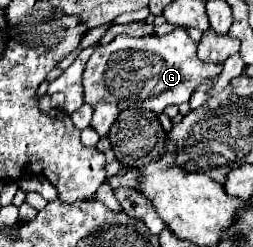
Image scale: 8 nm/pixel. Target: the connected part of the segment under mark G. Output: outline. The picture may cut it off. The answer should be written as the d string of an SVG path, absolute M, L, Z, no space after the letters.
M175 29L167 35L145 35L145 37L131 37L131 35L117 35L107 45L97 45L93 55L89 57L85 71L83 71L83 103L97 107L101 101L117 103L119 111L151 111L151 113L163 113L169 105L181 105L187 103L195 87L205 79L217 79L221 73L221 65L205 65L195 55L197 43L191 41L185 29Z

